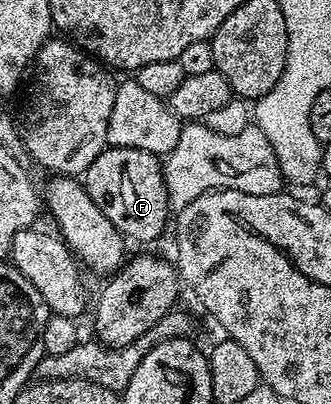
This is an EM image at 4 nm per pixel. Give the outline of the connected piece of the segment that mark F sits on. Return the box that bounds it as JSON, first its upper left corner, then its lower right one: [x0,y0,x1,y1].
[83,146,170,242]

